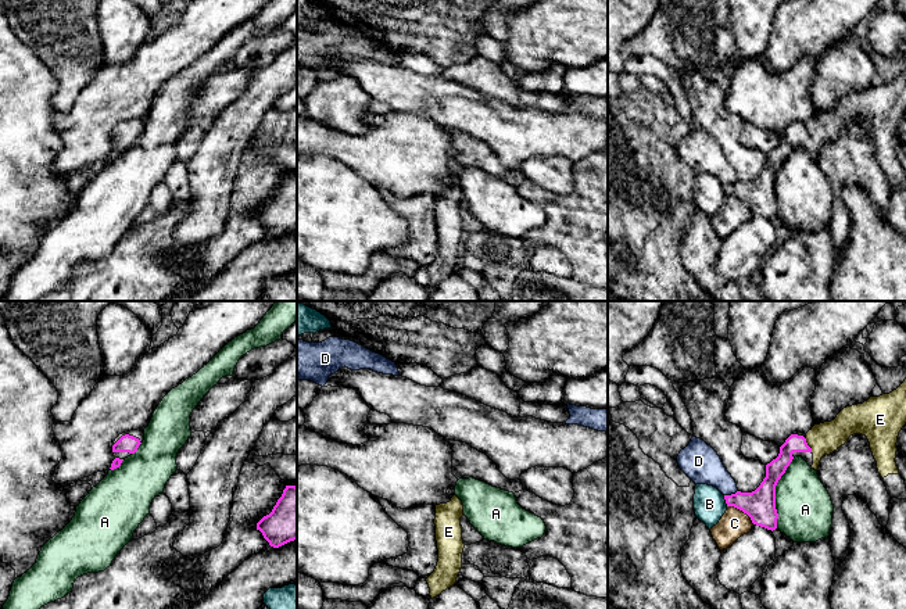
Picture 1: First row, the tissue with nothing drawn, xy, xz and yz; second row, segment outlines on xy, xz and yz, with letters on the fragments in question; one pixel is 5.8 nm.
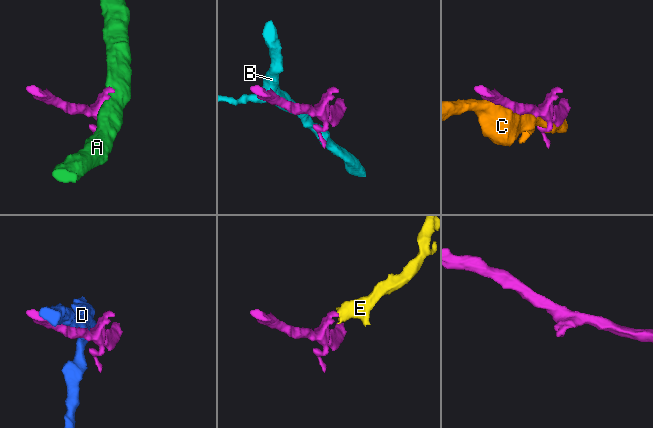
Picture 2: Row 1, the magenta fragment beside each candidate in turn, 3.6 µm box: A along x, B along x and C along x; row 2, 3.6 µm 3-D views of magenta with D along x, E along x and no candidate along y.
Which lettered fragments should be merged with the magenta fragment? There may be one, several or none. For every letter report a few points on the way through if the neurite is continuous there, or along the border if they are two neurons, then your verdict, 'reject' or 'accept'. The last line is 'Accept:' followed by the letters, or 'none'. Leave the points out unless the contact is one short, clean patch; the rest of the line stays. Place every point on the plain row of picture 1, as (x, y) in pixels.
A: reject
B: reject
C: reject
D: reject
E: runs through yz (794, 132), (806, 133), (823, 128); accept
Accept: E

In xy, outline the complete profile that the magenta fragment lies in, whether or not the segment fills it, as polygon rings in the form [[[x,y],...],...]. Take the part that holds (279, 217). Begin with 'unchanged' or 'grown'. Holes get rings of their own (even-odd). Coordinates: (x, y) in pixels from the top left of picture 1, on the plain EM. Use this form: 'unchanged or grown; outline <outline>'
unchanged; outline [[[286,175],[272,201],[257,212],[271,236],[279,237],[297,229],[297,176]]]

